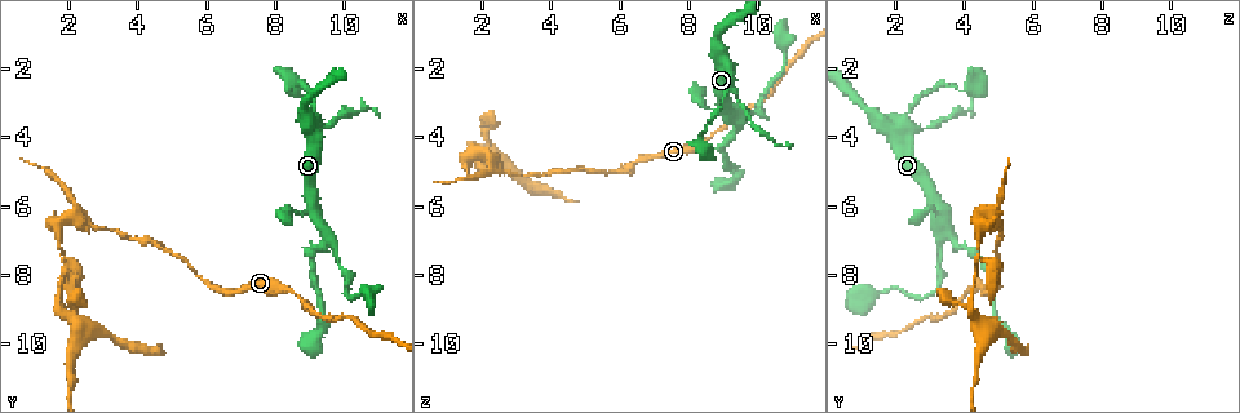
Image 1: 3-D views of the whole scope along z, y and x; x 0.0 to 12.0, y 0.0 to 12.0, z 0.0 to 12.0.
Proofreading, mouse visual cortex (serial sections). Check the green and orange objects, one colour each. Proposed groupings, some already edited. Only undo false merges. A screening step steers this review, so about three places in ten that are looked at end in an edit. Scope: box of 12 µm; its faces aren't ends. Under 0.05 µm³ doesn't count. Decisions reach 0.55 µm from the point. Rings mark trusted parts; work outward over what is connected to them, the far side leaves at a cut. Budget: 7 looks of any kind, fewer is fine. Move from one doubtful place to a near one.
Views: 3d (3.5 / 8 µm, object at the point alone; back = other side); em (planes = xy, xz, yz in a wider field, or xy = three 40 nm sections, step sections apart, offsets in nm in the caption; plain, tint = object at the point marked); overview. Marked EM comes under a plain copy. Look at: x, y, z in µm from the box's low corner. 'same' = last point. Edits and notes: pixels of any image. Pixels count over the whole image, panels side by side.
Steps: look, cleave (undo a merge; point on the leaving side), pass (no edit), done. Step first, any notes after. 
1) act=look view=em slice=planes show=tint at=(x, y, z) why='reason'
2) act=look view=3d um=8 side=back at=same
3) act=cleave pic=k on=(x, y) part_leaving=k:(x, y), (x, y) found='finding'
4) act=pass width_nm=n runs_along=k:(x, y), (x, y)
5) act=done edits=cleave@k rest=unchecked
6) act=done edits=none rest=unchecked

act=look view=3d um=8 side=back at=(9.1, 3.3, 2.4) why='thin neck'

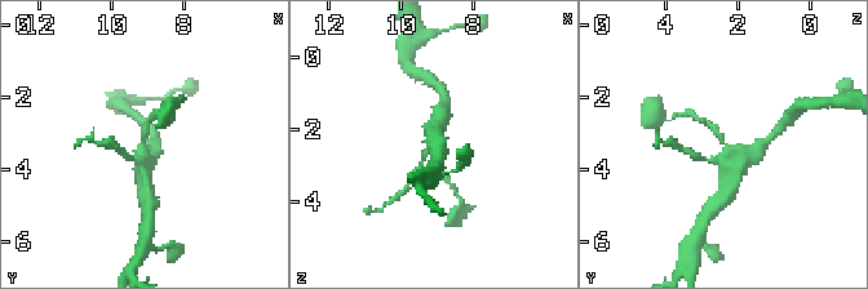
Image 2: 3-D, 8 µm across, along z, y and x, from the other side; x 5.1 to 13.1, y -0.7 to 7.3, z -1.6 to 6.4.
act=look view=em slice=xy step=5 show=tint at=(9.1, 3.2, 2.4) arms=3 arm_widths_nm=150,200,400

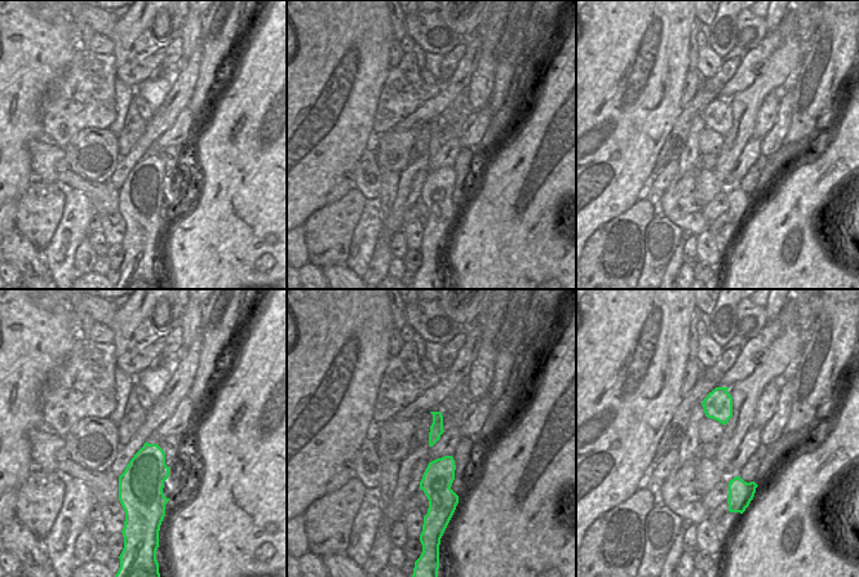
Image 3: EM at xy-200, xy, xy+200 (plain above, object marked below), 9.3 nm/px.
act=pass runs_along=2:(735, 174), (718, 134), (695, 116) found='all the same cell'

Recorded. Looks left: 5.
act=look view=3d um=3.5 at=(8.5, 2.5, 4.2) why='sharp bend'

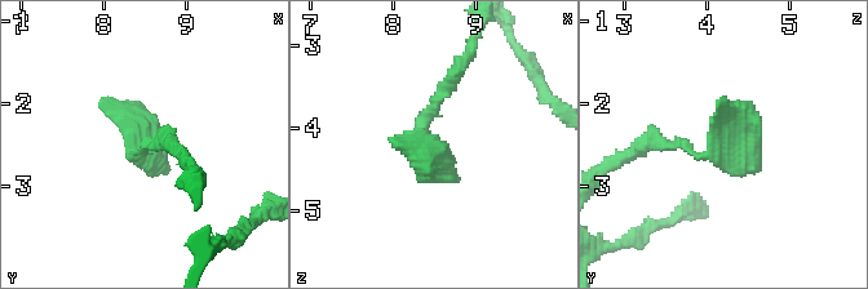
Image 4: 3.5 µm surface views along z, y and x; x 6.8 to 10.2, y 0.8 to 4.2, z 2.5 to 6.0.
act=look view=em slice=xy step=1 show=tint at=(8.45, 2.50, 4.20)

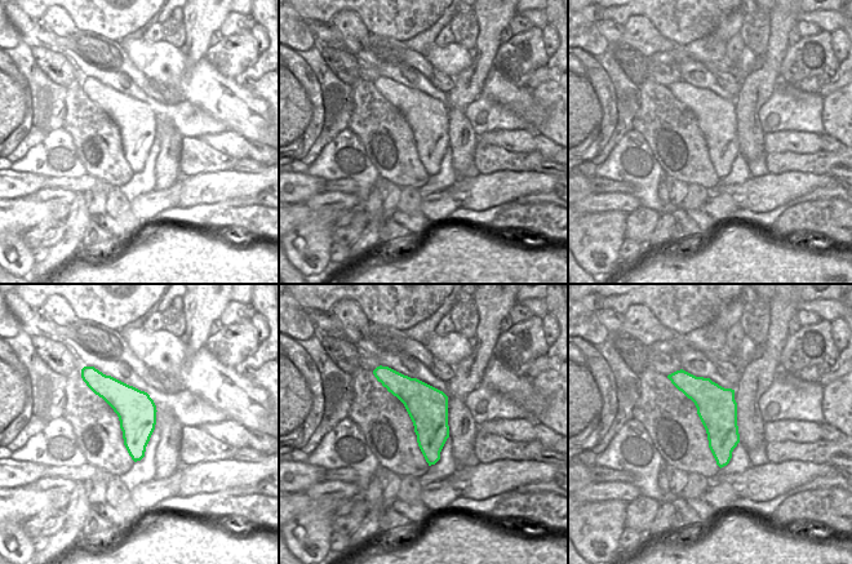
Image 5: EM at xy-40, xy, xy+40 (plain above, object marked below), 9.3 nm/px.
act=look view=em slice=xy step=5 show=tint at=same

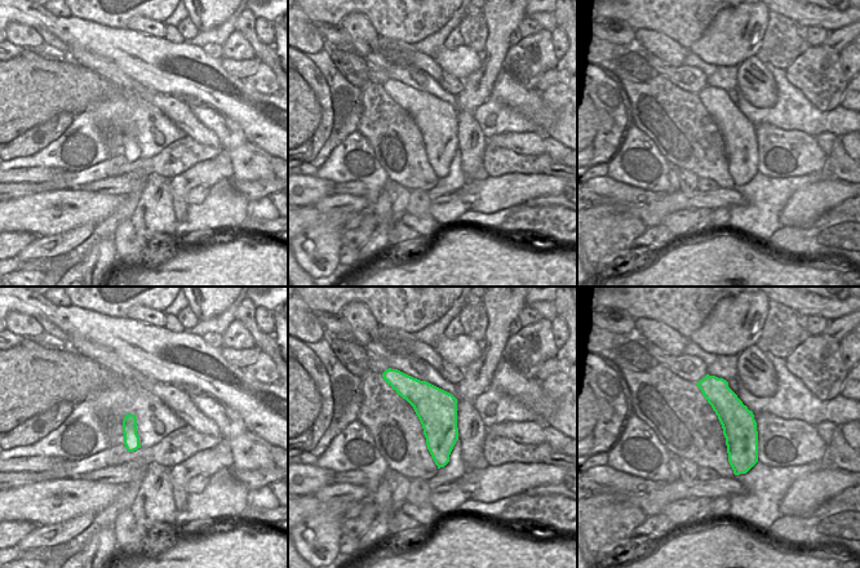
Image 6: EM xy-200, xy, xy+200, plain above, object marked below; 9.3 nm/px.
act=pass runs_along=4:(655, 142), (695, 154), (738, 146), (754, 173) found='all the same cell'

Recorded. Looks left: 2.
act=look view=3d um=3.5 at=(9.5, 6.9, 3.2) why='three arms meet'

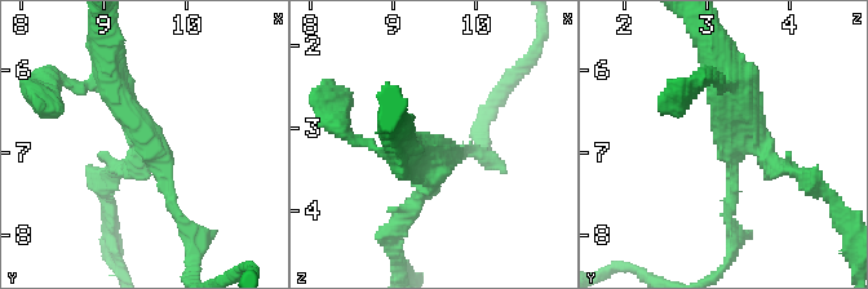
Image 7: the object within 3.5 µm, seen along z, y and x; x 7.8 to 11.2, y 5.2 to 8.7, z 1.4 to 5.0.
act=pass runs_along=7:(107, 71), (167, 163), (182, 222) found='all the same cell'

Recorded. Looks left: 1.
act=done edits=none rest=unchecked

